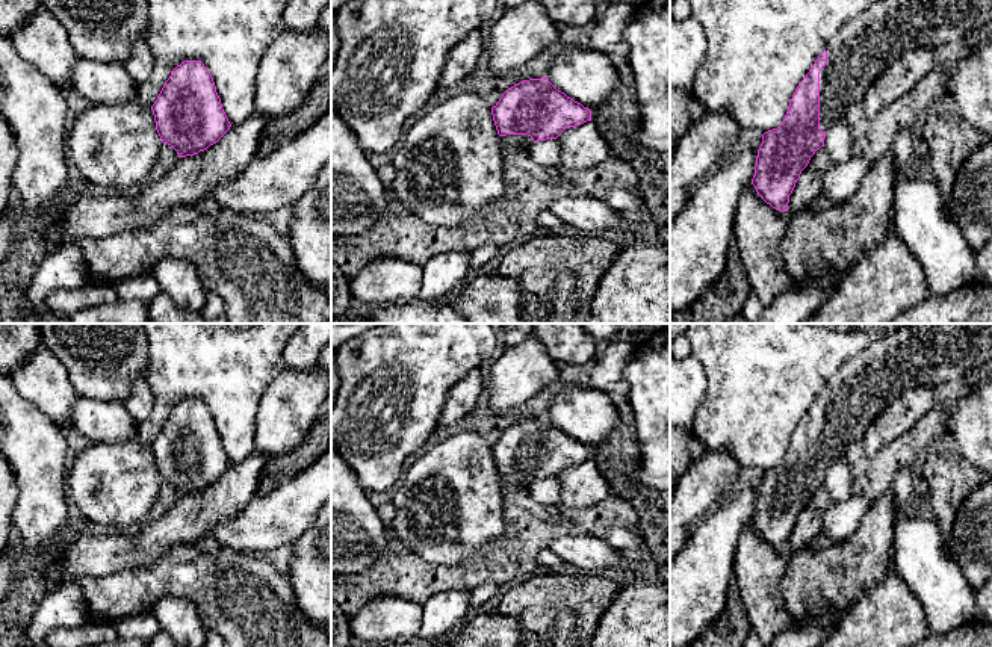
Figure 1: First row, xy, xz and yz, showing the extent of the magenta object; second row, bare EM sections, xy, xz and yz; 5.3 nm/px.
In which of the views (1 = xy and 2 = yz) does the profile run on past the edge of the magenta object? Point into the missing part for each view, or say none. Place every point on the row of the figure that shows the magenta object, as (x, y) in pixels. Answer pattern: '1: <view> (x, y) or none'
1: none
2: yz (861, 50)

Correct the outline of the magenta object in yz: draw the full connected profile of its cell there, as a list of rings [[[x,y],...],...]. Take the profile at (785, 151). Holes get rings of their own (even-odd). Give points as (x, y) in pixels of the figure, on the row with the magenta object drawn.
[[[877,0],[860,11],[829,41],[798,83],[783,122],[762,135],[752,178],[758,195],[773,209],[786,212],[801,171],[824,147],[826,132],[842,119],[850,106],[865,100],[871,83],[894,59],[915,47],[935,48],[989,30],[990,24],[992,0]]]

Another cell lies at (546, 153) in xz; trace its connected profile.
[[[556,139],[537,141],[526,153],[543,168],[558,166],[561,163],[561,147]]]

